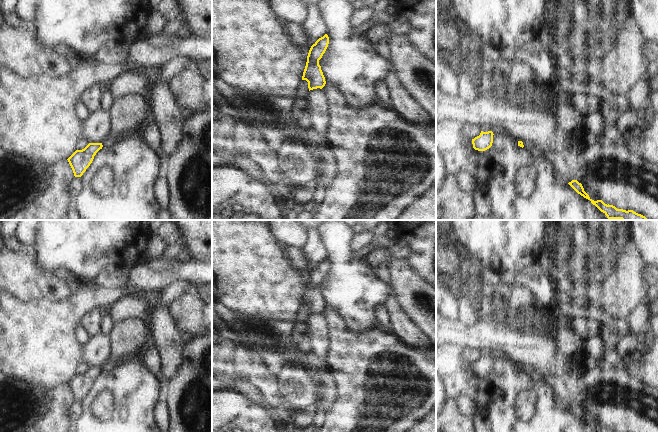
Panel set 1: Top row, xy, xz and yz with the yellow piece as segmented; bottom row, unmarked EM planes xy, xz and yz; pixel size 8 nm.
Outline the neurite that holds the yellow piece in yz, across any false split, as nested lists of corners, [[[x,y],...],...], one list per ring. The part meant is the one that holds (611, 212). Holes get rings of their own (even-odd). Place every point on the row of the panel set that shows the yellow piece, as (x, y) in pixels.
[[[572,180],[568,183],[578,194],[584,198],[591,201],[601,212],[603,212],[608,219],[621,219],[621,220],[649,220],[645,216],[634,212],[633,210],[623,210],[617,209],[613,205],[607,205],[602,200],[594,201],[589,195],[584,191],[584,188],[581,183],[577,180]]]

